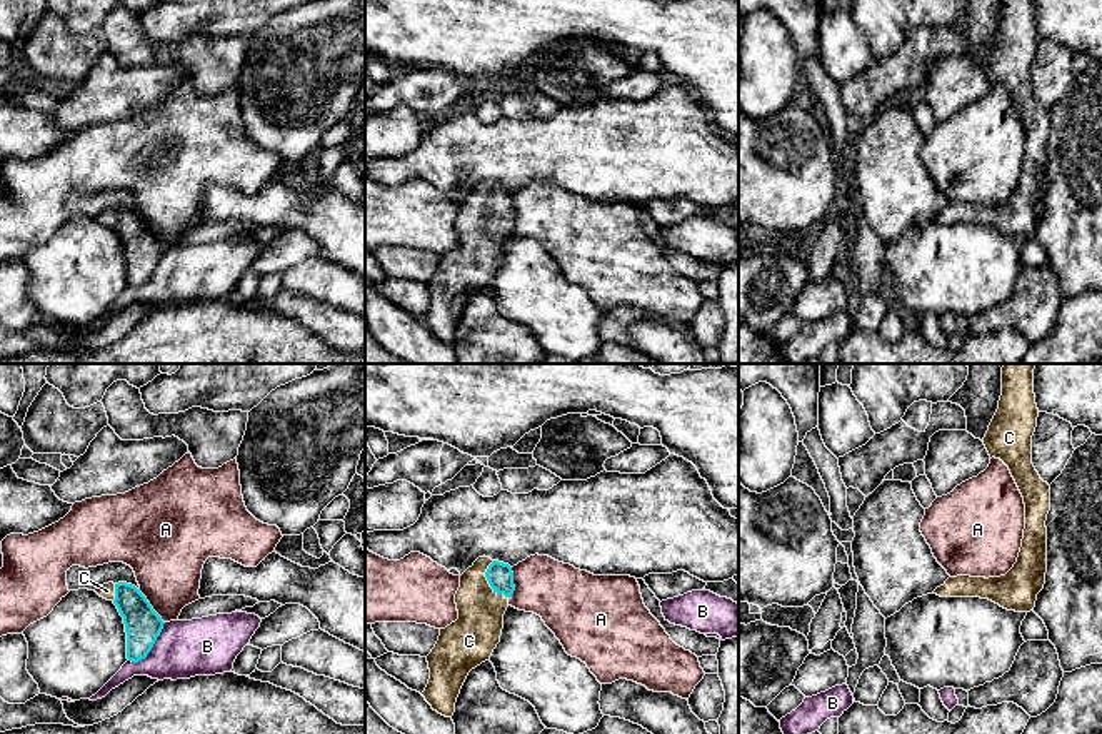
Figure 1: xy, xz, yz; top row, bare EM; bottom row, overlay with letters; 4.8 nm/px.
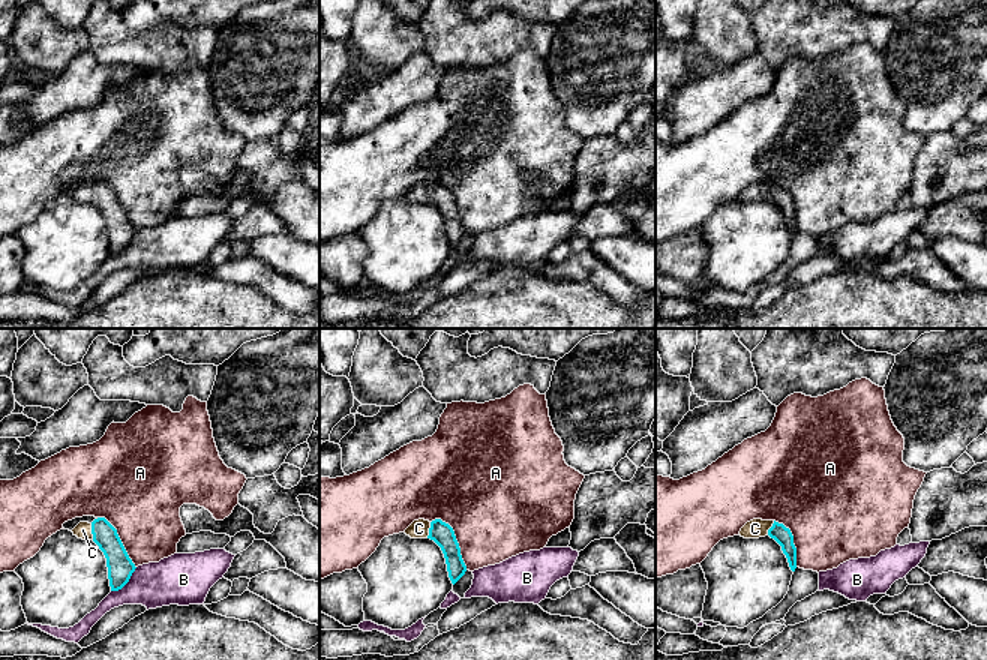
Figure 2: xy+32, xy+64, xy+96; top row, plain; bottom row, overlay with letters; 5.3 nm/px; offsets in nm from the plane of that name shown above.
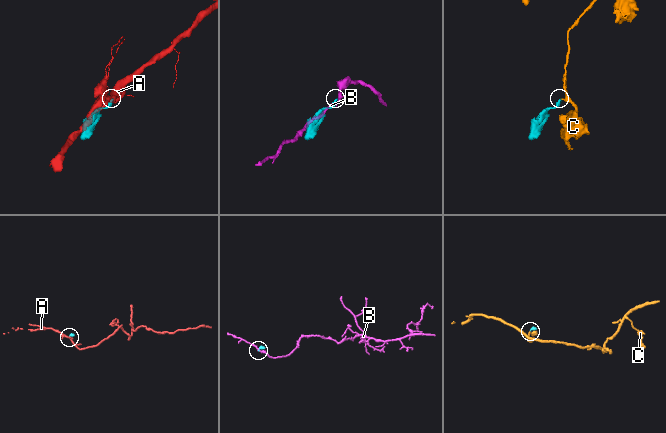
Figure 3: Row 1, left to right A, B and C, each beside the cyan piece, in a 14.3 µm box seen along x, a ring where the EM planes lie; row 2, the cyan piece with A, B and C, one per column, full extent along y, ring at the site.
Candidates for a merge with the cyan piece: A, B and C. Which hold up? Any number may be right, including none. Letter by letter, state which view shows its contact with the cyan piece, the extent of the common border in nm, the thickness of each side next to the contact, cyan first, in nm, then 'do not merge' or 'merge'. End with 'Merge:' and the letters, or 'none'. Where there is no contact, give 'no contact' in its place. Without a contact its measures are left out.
A: xy | 200 nm | 180/360 nm | do not merge
B: xy | 260 nm | 180/280 nm | do not merge
C: xz | 200 nm | 130/220 nm | merge
Merge: C

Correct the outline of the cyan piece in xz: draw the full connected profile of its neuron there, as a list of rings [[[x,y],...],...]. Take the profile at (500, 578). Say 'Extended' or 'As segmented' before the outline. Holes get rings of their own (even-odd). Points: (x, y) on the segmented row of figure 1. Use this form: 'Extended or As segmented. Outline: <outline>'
Extended. Outline: [[[485,556],[460,576],[455,594],[458,619],[440,629],[427,656],[430,679],[422,696],[438,714],[453,716],[468,672],[490,659],[513,591],[512,567]]]

